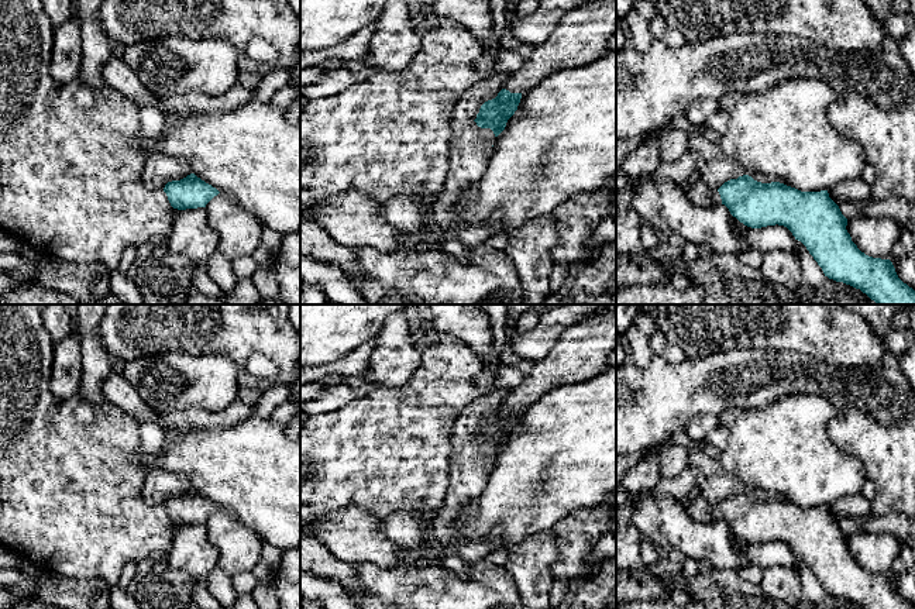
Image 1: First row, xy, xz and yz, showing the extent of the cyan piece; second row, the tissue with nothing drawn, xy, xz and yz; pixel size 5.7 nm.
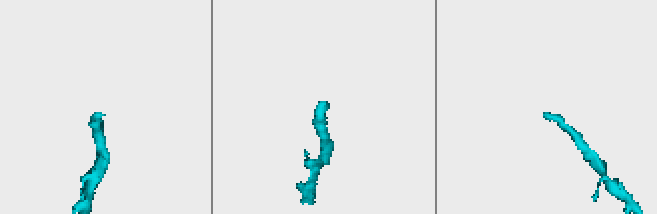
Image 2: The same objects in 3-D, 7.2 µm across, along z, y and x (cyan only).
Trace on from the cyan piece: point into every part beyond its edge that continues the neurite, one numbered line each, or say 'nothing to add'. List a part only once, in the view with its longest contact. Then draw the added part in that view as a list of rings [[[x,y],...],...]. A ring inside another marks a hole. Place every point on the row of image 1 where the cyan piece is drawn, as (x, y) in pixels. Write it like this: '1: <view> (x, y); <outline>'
1: xz (581, 35); [[[589,0],[564,14],[522,68],[509,75],[503,89],[526,94],[557,70],[587,65],[608,52],[608,39],[615,34],[616,0]]]

